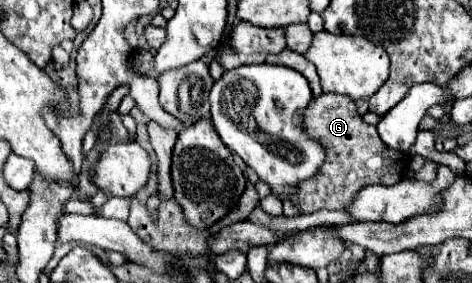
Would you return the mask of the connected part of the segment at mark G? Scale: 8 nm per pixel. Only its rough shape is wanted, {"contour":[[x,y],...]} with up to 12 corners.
{"contour":[[314,98],[304,128],[326,162],[298,188],[302,214],[342,210],[406,168],[352,98]]}

